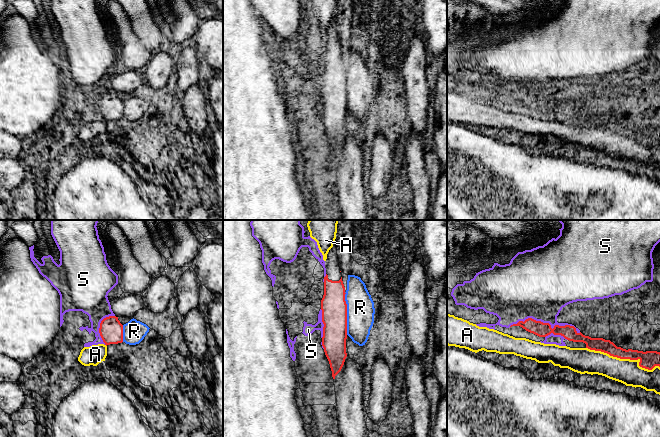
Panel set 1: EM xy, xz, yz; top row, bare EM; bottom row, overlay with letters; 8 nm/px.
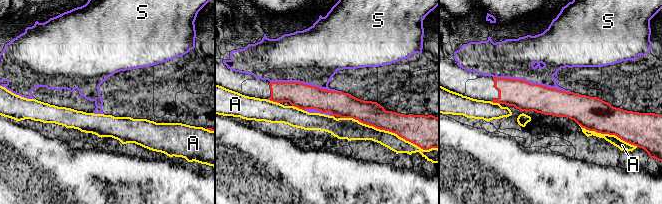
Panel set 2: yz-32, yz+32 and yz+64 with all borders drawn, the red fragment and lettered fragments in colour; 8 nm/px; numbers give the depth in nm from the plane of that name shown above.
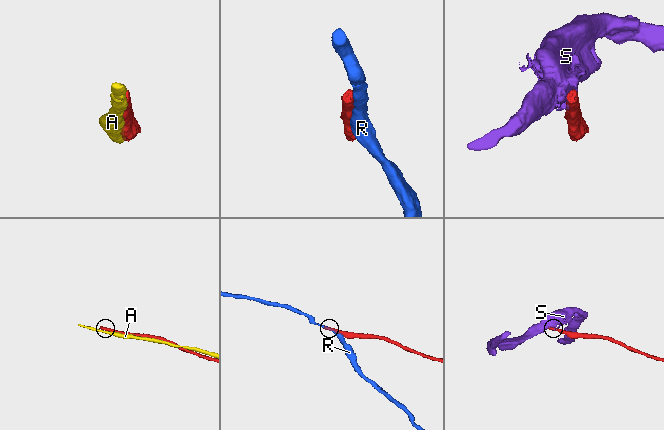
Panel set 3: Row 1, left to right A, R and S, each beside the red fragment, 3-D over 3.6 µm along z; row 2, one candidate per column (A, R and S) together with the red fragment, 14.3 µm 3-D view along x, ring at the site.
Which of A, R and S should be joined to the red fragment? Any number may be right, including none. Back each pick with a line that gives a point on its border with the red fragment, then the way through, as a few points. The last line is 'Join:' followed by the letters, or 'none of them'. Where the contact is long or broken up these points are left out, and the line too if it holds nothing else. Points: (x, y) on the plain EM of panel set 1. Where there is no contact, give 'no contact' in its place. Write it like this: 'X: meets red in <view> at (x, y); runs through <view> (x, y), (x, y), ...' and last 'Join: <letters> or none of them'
Join: none of them

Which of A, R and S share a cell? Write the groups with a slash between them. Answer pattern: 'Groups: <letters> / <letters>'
Groups: A / R / S

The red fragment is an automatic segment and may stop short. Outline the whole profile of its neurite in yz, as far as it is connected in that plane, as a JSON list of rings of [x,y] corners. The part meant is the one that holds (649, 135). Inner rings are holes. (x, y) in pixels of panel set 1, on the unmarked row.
[[[532,94],[526,95],[524,98],[519,97],[517,100],[512,102],[520,102],[526,107],[533,109],[539,113],[546,113],[553,109],[554,111],[561,111],[565,115],[573,118],[583,118],[586,120],[586,124],[595,127],[601,127],[609,130],[610,132],[617,133],[620,135],[630,135],[630,136],[640,136],[639,142],[648,146],[652,146],[655,142],[660,143],[660,128],[657,127],[638,127],[632,125],[623,125],[617,123],[610,116],[605,116],[603,114],[591,114],[589,112],[583,111],[581,108],[578,109],[574,102],[565,101],[559,102],[555,101],[551,104],[549,99],[543,99],[541,97],[536,97]]]

